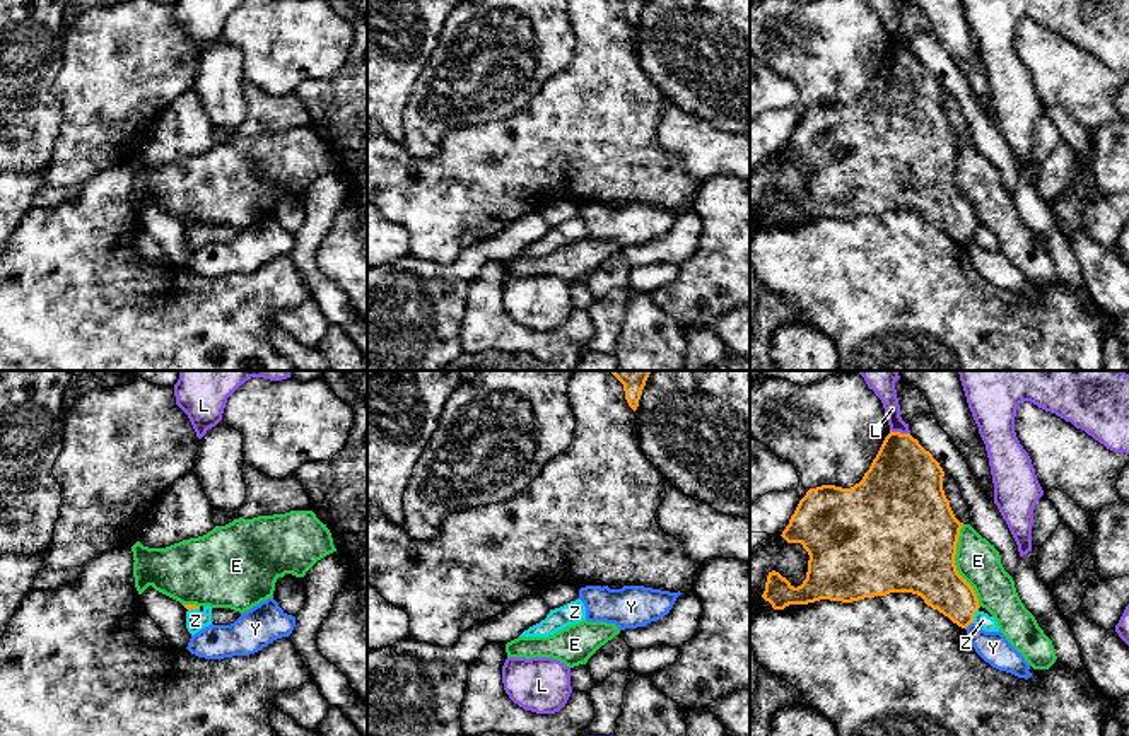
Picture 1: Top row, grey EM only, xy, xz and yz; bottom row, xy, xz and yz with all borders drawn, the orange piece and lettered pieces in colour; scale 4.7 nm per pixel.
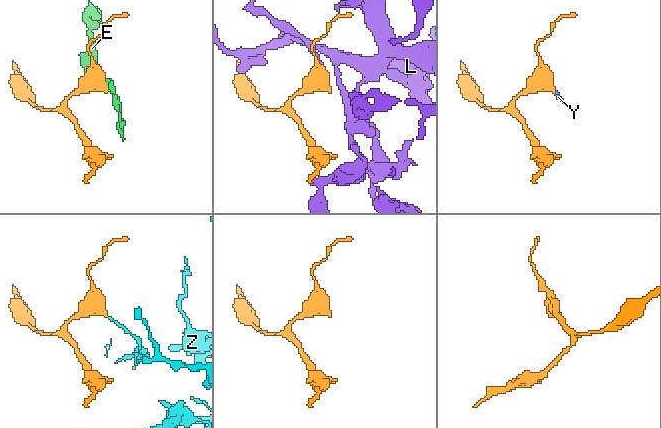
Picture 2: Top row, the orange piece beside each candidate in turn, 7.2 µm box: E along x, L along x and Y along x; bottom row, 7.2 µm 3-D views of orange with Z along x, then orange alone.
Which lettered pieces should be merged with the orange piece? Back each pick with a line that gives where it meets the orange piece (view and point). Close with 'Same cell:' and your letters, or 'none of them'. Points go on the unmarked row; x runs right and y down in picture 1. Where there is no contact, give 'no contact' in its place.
Same cell: none of them

